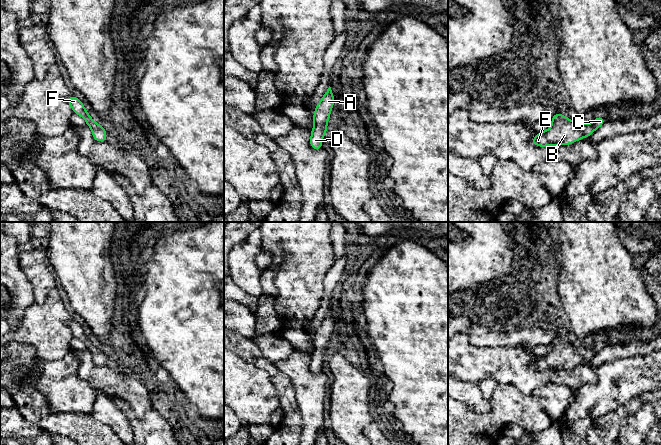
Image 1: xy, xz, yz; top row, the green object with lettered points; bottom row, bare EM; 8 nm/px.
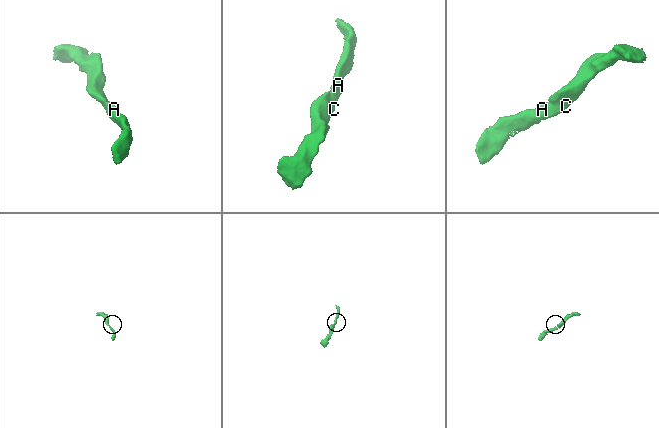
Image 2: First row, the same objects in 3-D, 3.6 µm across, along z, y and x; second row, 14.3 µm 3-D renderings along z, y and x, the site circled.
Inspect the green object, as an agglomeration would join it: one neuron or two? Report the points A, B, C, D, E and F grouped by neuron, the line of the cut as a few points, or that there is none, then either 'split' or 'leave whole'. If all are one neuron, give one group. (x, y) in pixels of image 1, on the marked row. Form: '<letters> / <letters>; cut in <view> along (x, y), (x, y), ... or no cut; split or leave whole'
A B C D E F; no cut; leave whole

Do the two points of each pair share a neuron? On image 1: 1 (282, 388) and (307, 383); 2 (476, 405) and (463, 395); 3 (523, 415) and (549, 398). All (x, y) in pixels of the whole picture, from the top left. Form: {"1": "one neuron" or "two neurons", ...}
{"1": "two neurons", "2": "one neuron", "3": "two neurons"}

